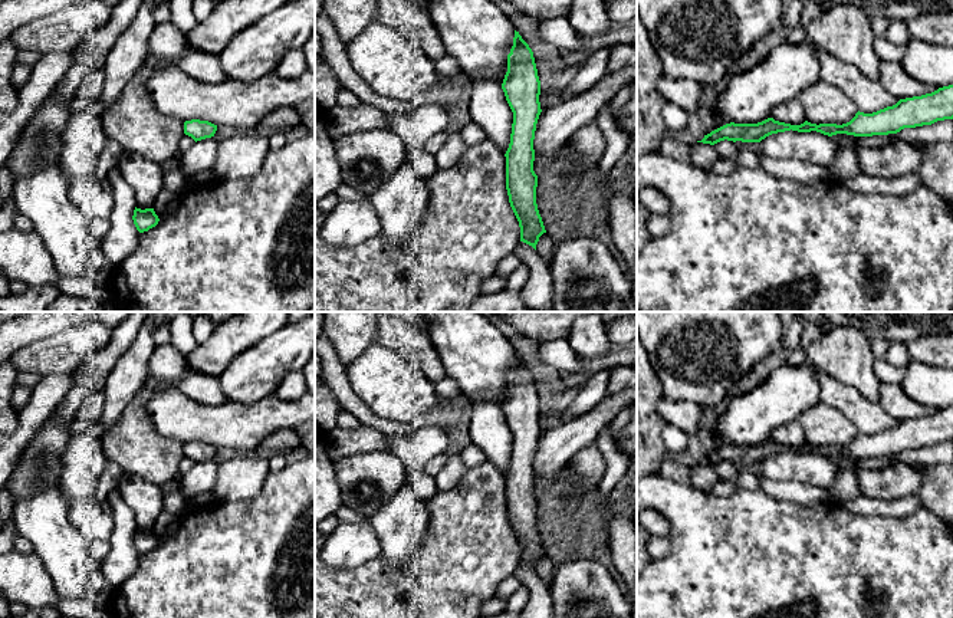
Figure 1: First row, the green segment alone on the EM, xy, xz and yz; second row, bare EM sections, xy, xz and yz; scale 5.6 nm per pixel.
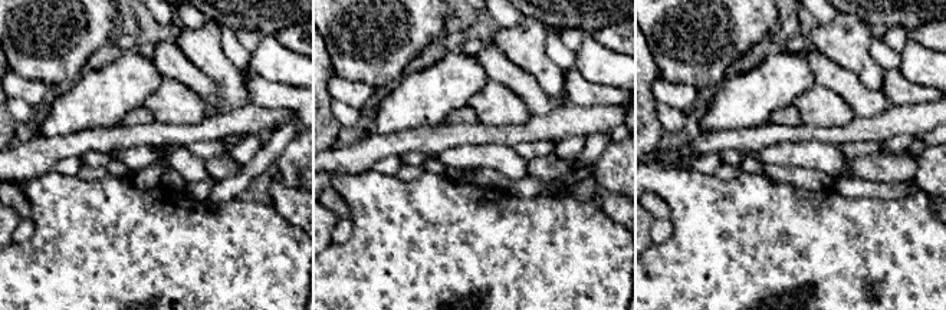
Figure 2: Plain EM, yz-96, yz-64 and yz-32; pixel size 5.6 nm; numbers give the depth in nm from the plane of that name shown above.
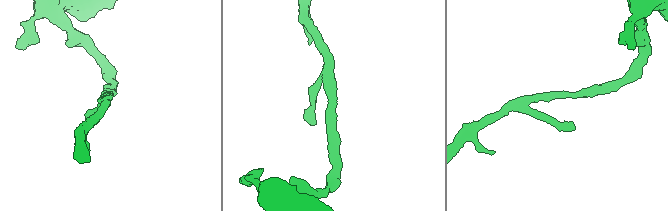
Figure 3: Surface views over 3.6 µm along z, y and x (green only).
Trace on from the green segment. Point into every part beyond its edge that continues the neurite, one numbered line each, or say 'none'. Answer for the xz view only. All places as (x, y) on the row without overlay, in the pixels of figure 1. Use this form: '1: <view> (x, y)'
none

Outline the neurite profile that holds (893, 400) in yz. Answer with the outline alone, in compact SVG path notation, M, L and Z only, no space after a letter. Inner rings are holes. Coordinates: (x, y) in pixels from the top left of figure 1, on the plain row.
M881 382L877 404L898 421L921 418L937 412L937 408L921 405L910 400L901 385Z

